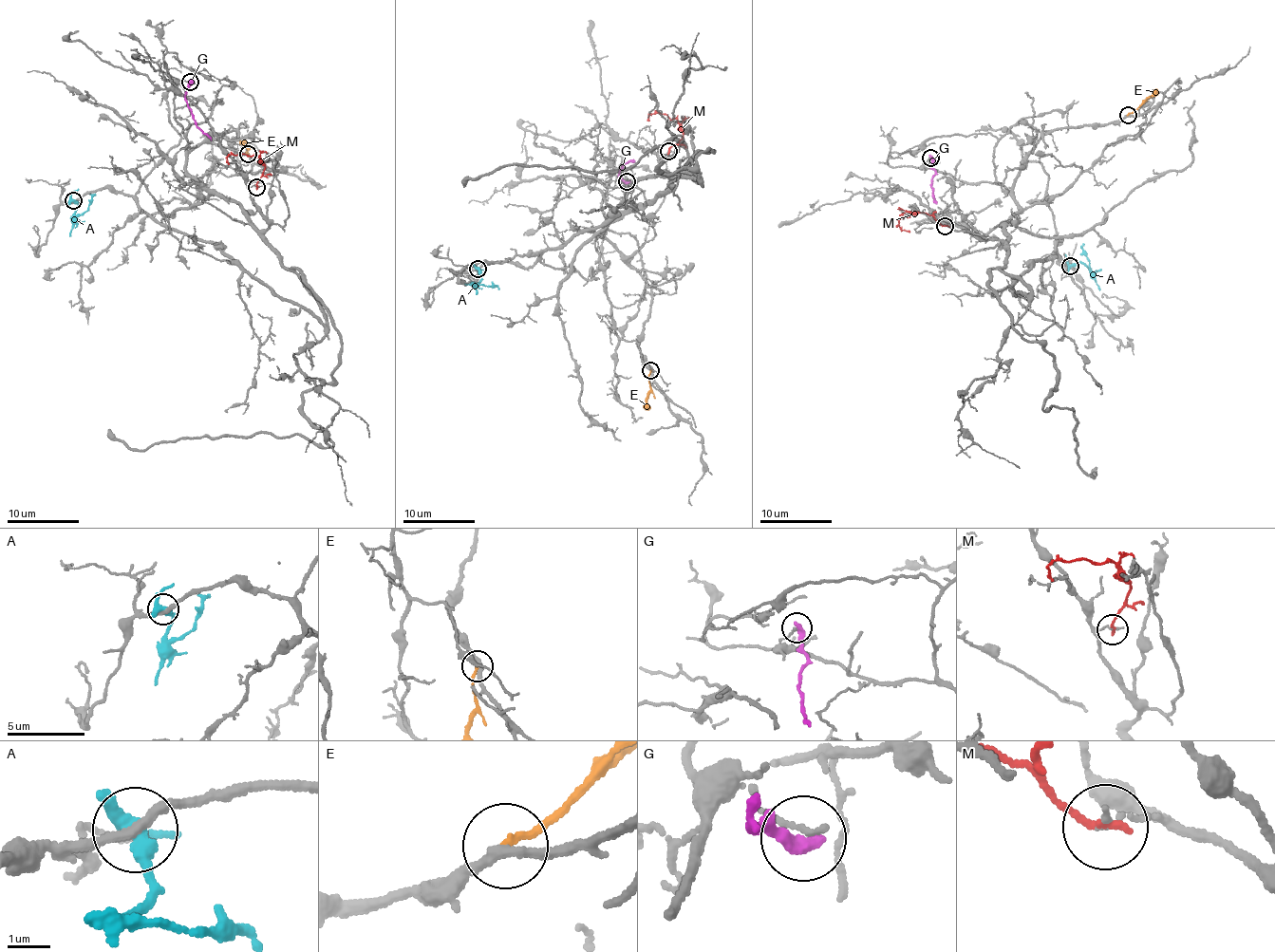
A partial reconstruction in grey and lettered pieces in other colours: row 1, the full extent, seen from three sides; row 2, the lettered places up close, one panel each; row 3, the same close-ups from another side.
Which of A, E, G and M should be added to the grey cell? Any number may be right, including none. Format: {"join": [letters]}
{"join": []}

